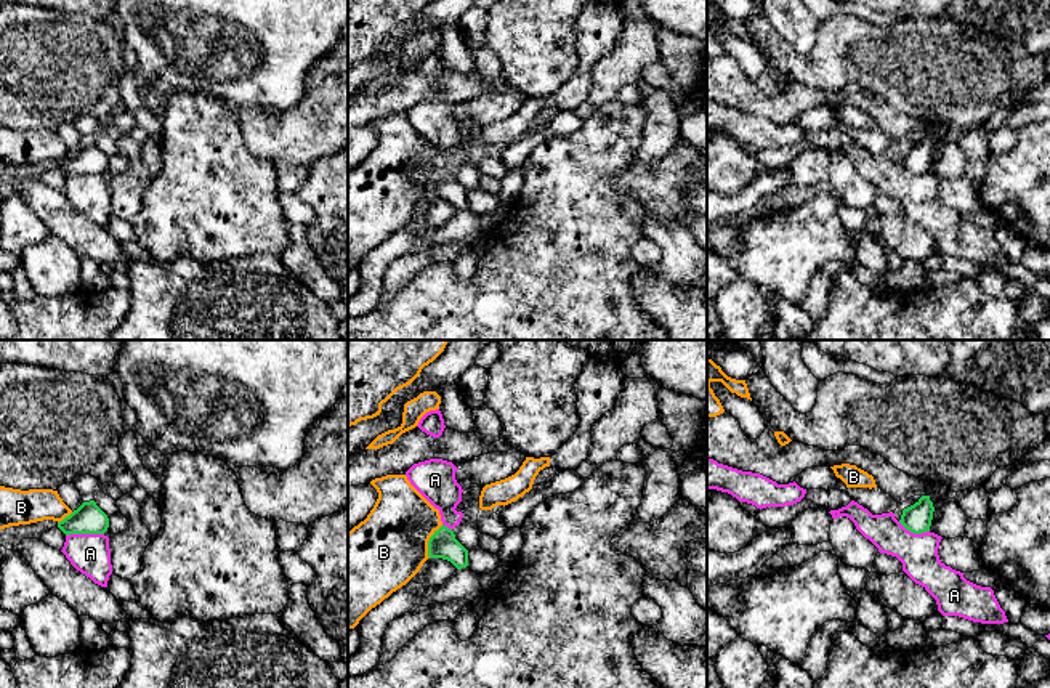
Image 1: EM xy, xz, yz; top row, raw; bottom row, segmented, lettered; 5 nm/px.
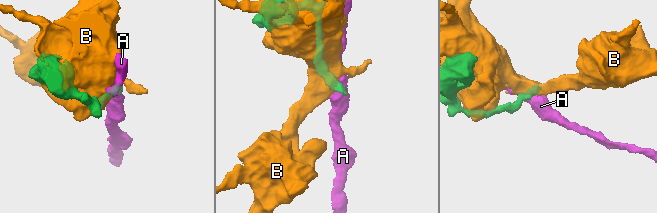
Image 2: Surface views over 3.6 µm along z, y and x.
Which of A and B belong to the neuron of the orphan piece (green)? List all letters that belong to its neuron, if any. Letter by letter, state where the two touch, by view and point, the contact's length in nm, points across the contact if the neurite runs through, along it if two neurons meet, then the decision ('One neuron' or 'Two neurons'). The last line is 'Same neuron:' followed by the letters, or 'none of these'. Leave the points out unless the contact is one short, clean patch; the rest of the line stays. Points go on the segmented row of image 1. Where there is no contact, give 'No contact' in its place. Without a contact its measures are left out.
A: Touches green at xy (84, 533). Shared border 190 nm. Boundary: xy (103, 533), (69, 533), (66, 536). Two neurons
B: Touches green at xz (428, 541). Shared border 180 nm. Two neurons
Same neuron: none of these

